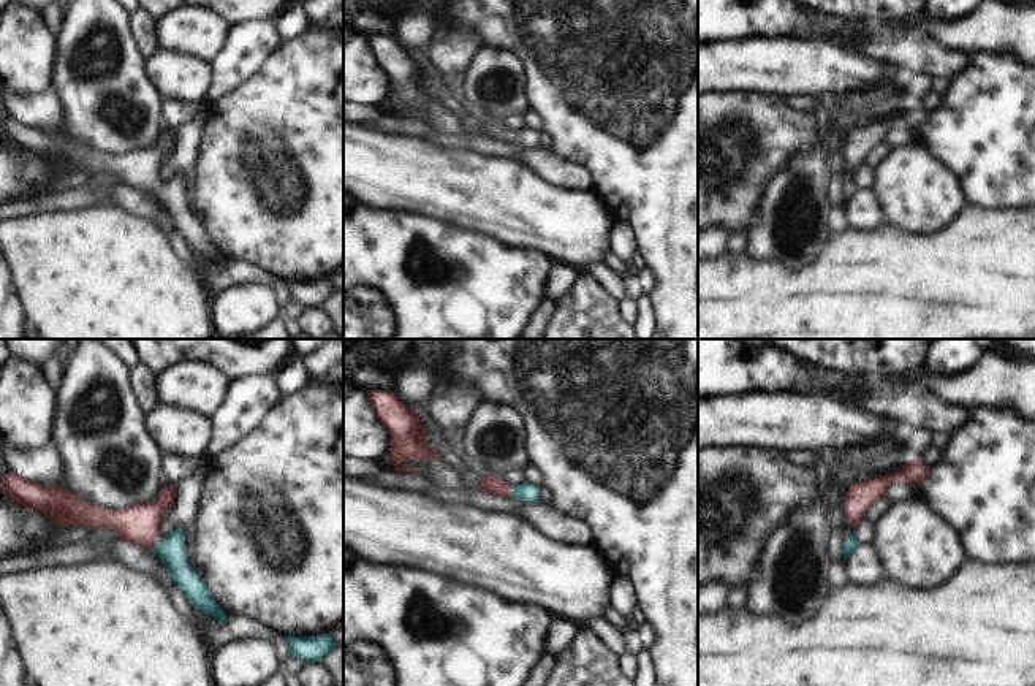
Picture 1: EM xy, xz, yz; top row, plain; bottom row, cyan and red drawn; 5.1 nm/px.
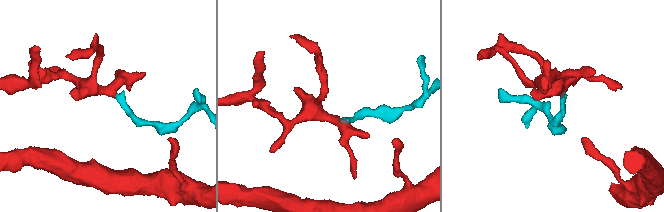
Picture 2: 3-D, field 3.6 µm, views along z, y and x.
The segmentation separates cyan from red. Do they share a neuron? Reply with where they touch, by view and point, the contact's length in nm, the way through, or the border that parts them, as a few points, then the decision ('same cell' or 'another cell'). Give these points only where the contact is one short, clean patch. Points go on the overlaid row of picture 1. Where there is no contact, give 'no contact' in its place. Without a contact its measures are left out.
contact xy (157, 542); length 90 nm; way xy (171, 550), (157, 542), (138, 525); same cell

